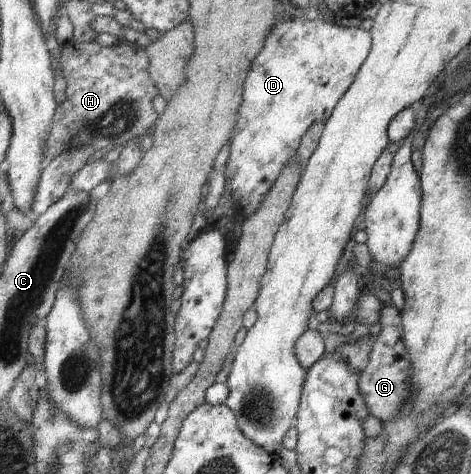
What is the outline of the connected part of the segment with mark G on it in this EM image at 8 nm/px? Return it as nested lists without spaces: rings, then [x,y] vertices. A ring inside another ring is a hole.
[[[394,307],[381,308],[378,323],[380,324],[380,333],[374,337],[366,367],[358,374],[357,388],[364,398],[366,412],[380,422],[386,423],[398,415],[402,403],[410,395],[410,385],[408,385],[410,361],[408,361],[408,353],[402,345],[399,311]]]

